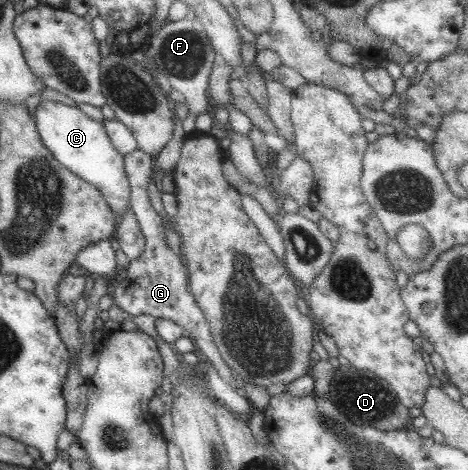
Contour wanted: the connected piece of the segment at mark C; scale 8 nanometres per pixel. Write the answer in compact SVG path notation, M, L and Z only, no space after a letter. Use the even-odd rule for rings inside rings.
M54 100L40 101L34 112L36 130L42 144L53 154L57 163L72 174L95 186L105 198L115 219L129 211L130 187L124 171L124 157L113 147L102 122L87 117L77 106Z

